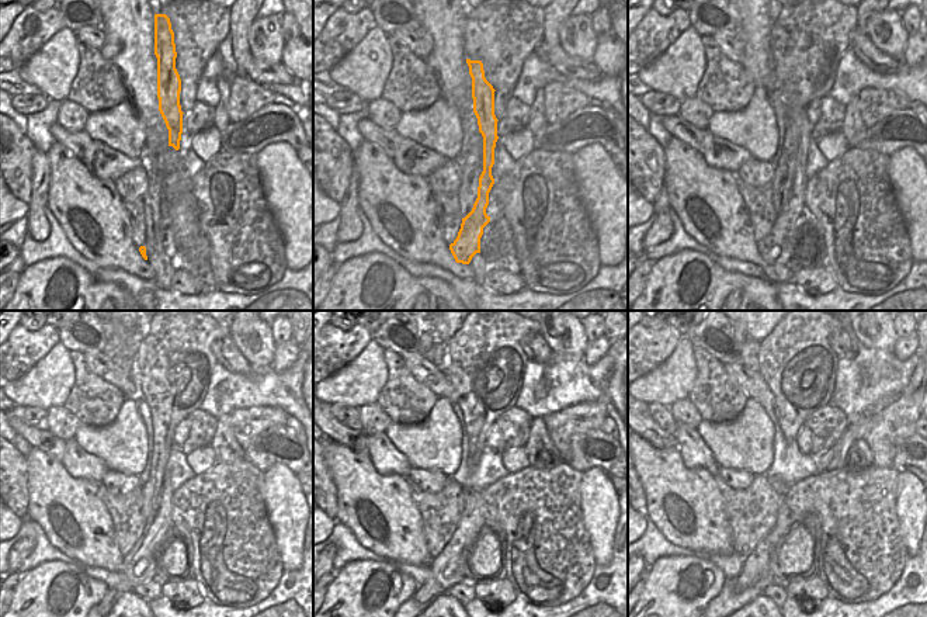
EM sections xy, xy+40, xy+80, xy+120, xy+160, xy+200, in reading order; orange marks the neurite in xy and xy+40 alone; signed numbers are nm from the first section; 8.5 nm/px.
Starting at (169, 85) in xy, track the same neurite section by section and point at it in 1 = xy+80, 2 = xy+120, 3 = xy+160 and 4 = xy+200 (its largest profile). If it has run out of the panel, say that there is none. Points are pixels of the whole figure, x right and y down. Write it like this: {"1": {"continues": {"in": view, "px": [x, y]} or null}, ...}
{"1": {"continues": {"in": "xy+80", "px": [777, 248]}}, "2": {"continues": {"in": "xy+120", "px": [139, 568]}}, "3": {"continues": {"in": "xy+160", "px": [450, 572]}}, "4": {"continues": {"in": "xy+200", "px": [760, 557]}}}

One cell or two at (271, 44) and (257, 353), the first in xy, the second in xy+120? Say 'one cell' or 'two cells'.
one cell

